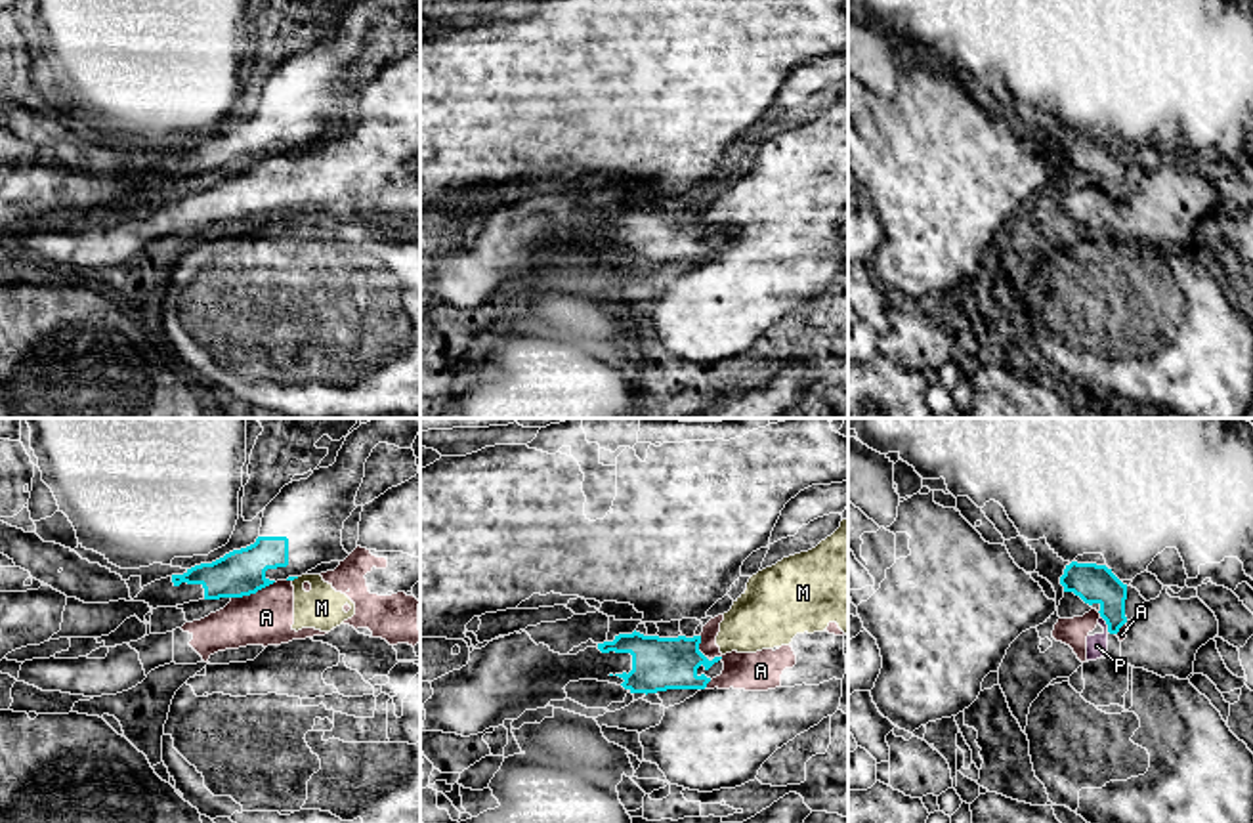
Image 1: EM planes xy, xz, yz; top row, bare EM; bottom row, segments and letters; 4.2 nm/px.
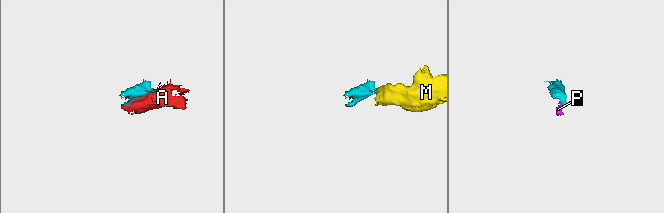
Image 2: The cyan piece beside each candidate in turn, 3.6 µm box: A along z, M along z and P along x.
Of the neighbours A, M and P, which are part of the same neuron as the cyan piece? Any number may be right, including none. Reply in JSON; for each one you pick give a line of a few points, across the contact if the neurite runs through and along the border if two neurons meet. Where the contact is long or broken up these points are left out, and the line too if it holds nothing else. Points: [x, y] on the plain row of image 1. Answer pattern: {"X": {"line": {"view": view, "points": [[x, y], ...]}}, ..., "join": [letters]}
{"join": []}

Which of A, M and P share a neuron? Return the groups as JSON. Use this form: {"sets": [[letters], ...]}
{"sets": [["A", "M", "P"]]}

